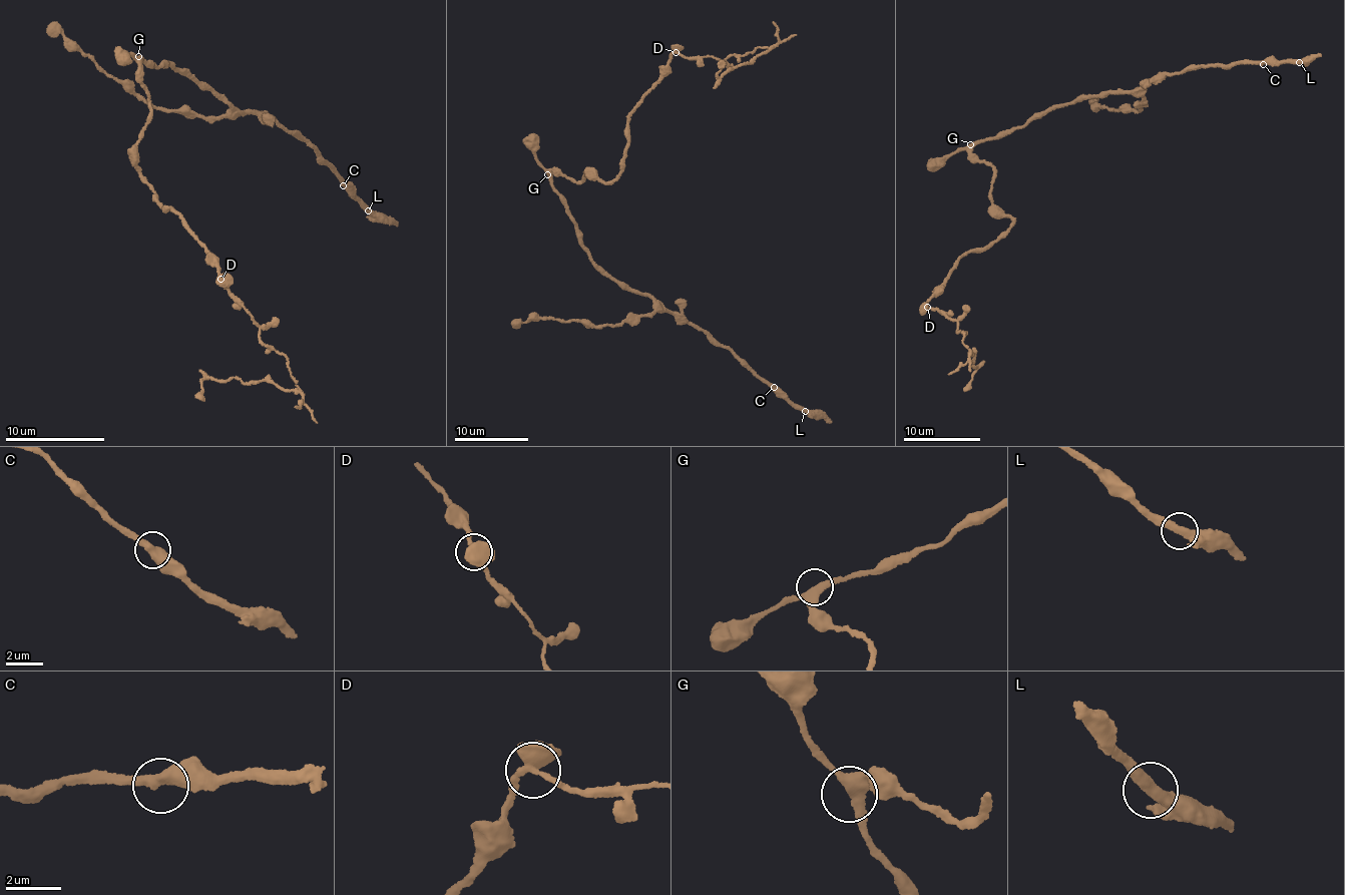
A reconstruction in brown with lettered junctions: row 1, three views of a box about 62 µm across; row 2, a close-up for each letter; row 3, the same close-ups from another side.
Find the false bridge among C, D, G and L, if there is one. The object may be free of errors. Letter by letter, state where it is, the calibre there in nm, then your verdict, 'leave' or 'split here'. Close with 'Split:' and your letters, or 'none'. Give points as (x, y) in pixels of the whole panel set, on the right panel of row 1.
C: place (1263, 64); calibre 440 nm; leave
D: place (927, 307); calibre 440 nm; split here
G: place (970, 144); calibre 360 nm; leave
L: place (1299, 62); calibre 440 nm; leave
Split: D

